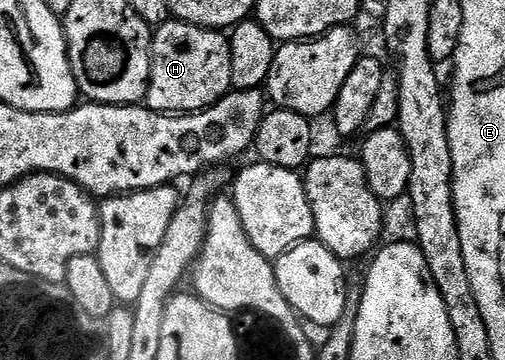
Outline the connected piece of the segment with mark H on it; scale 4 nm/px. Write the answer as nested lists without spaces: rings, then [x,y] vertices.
[[[168,21],[151,36],[151,80],[146,106],[169,115],[189,115],[211,107],[232,90],[228,36],[222,30]]]

